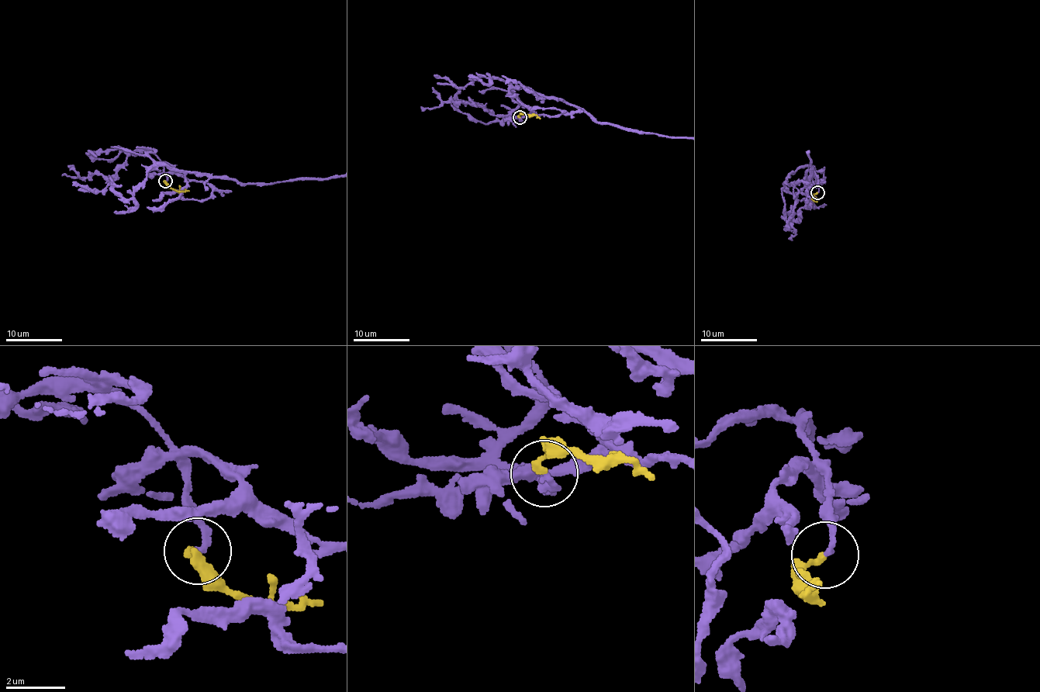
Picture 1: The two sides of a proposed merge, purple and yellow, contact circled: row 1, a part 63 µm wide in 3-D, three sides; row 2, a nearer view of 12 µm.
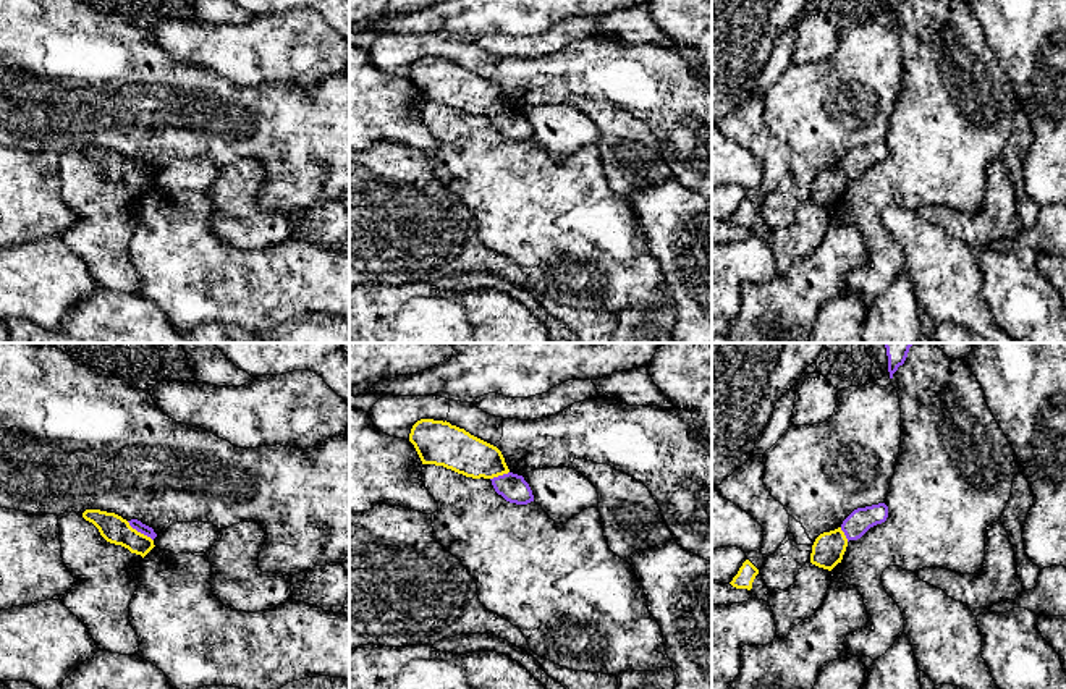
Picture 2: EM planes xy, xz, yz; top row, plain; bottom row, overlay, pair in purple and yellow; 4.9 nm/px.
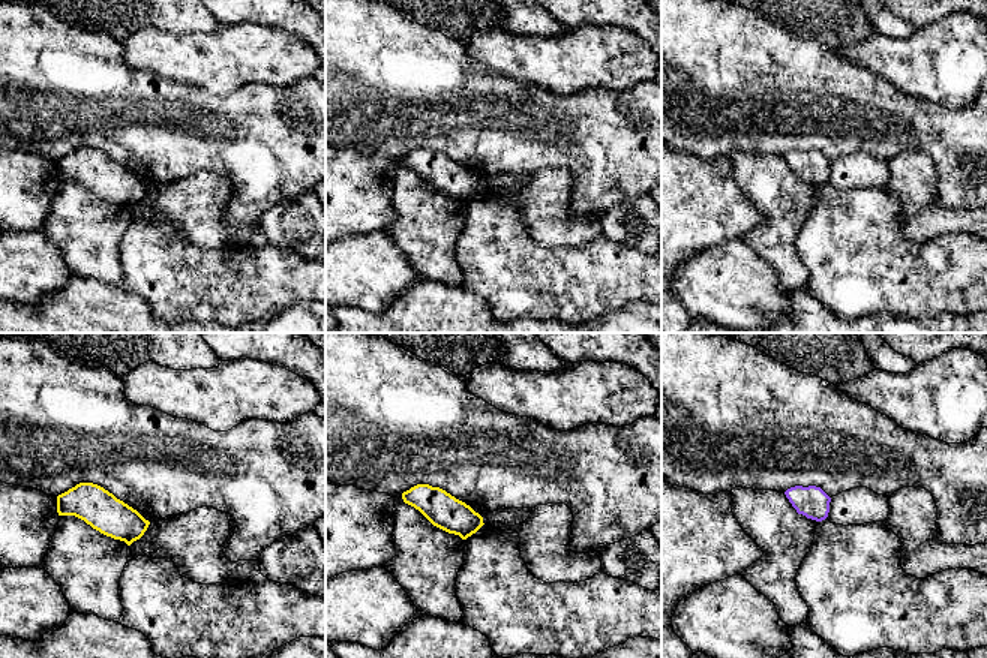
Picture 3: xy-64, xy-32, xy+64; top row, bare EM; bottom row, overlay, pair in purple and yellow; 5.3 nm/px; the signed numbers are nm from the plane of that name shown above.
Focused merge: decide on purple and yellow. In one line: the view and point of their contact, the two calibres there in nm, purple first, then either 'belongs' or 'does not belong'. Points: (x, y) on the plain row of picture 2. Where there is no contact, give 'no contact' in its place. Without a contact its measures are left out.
meets purple in xy at (139, 169); 50 nm thick on the purple side, 140 nm on the other; does not belong

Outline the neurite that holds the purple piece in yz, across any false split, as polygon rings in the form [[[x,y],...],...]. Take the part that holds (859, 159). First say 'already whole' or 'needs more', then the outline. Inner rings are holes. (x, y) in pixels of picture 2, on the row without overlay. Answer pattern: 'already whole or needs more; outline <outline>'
already whole; outline [[[885,141],[857,146],[841,162],[848,180],[861,176],[870,165],[885,160],[888,144]]]

